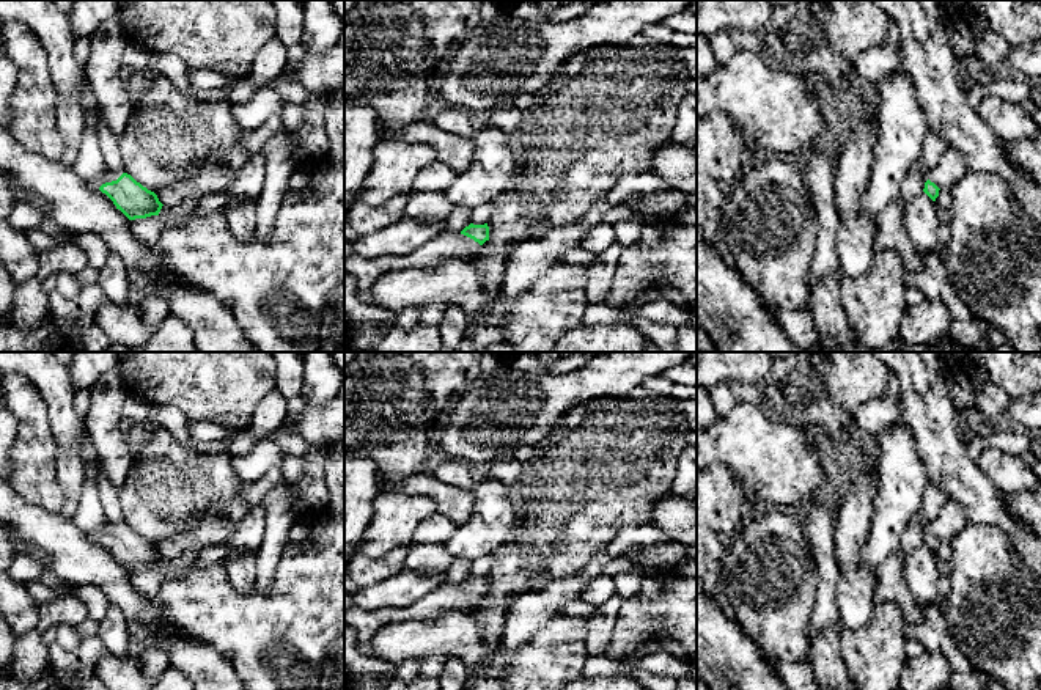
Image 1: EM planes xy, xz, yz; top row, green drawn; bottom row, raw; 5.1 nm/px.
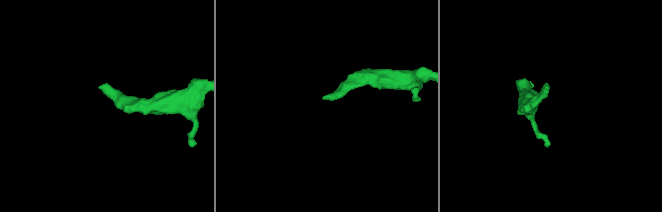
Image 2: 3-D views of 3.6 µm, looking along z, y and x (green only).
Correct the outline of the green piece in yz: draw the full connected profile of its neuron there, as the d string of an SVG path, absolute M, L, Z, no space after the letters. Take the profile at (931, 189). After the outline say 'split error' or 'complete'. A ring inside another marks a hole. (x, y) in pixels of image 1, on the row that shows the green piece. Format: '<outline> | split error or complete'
M947 148L937 165L928 171L928 181L923 192L936 201L942 187L951 187L966 171L969 165L961 152Z | split error

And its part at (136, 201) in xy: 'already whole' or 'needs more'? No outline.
needs more

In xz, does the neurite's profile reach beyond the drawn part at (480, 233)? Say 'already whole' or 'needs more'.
needs more

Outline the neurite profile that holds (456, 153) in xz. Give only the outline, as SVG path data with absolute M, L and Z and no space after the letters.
M426 118L388 135L387 140L426 143L436 149L437 160L454 170L458 174L469 168L475 152L475 143L472 138L462 138L451 132L445 132L434 121Z

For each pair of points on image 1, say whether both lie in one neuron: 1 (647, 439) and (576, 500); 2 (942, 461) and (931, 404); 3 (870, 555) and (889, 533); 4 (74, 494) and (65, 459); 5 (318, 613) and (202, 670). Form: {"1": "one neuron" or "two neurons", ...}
{"1": "one neuron", "2": "one neuron", "3": "one neuron", "4": "one neuron", "5": "two neurons"}

